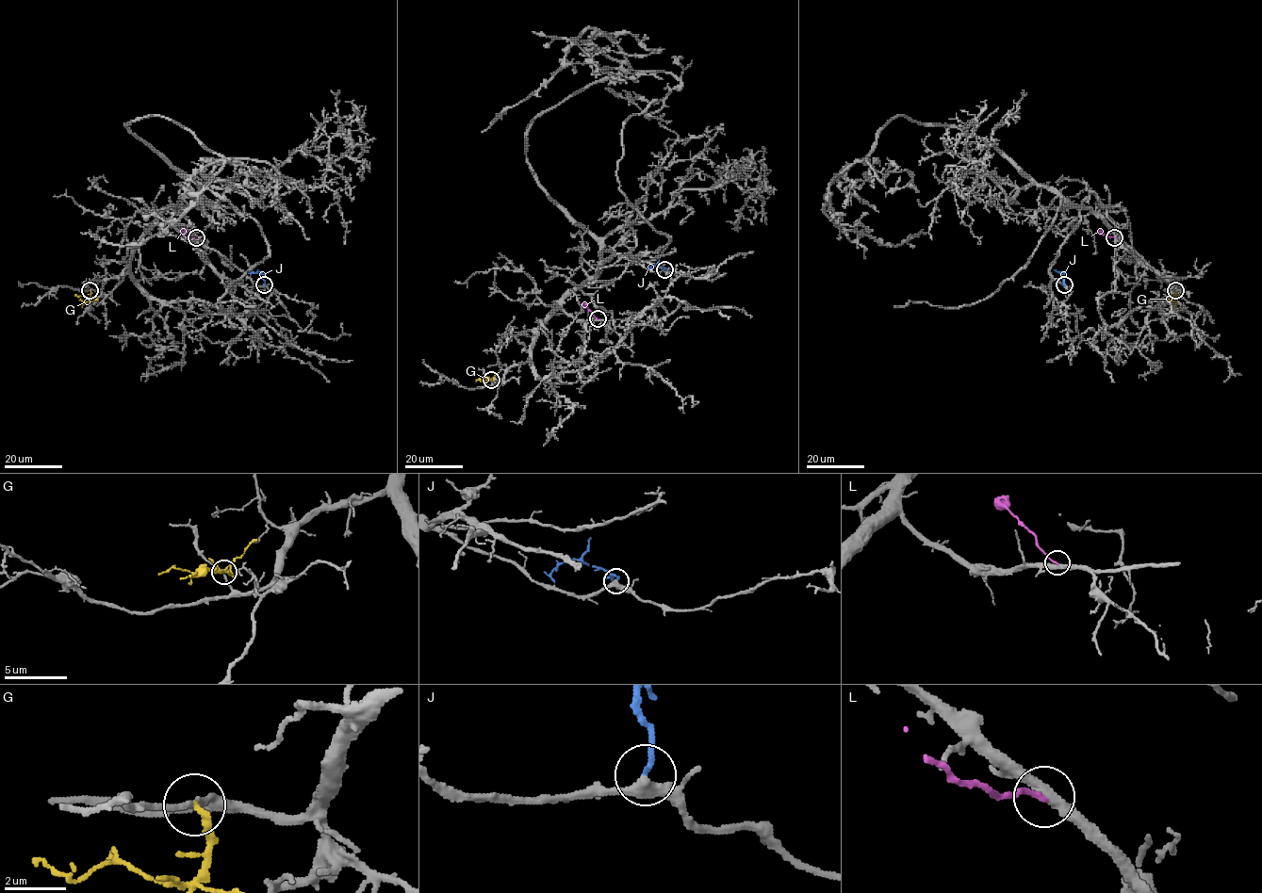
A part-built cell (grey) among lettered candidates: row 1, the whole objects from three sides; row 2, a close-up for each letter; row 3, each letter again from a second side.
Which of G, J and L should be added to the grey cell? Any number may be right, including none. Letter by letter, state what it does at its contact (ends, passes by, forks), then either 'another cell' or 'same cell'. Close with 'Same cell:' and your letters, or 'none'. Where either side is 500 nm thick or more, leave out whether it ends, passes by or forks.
G: it ends there; another cell
J: it ends there; same cell
L: it ends there; another cell
Same cell: J

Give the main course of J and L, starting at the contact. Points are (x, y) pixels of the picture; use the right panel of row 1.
J: (1064, 284), (1064, 274), (1059, 272), (1064, 273)
L: (1114, 237), (1106, 236), (1099, 229)

